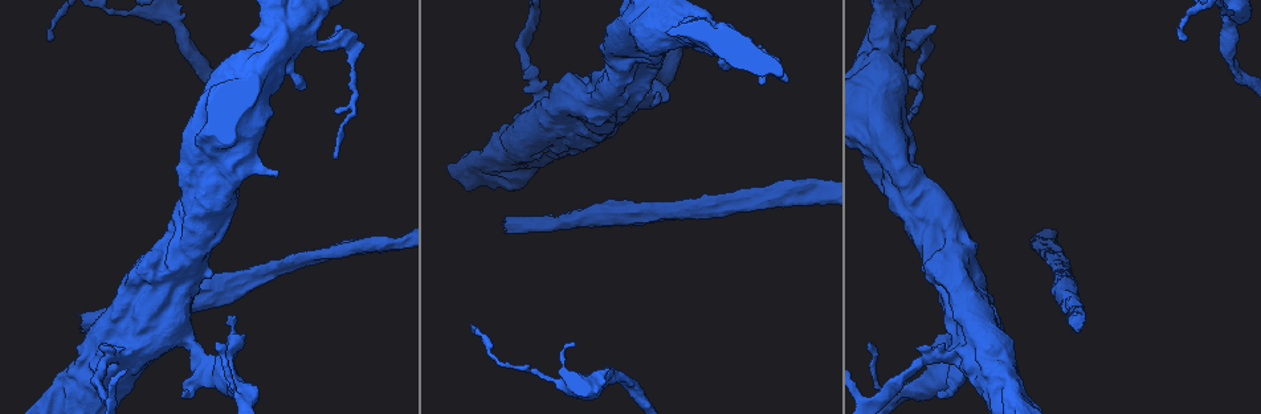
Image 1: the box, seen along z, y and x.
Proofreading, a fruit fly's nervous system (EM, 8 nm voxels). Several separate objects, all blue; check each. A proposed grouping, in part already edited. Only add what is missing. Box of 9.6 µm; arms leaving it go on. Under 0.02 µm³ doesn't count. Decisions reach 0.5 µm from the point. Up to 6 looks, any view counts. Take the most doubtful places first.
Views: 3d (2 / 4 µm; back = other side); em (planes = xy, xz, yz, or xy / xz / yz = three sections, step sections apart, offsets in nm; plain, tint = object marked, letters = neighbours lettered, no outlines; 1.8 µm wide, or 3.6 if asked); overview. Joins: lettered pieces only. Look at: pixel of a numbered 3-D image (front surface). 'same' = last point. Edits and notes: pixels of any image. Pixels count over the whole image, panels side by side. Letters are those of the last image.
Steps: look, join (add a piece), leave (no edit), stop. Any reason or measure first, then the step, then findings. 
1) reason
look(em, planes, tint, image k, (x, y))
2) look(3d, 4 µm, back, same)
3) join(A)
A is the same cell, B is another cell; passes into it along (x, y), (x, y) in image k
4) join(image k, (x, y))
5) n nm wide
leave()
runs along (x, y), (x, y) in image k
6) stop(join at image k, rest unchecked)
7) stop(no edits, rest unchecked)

an open end
look(em, planes, tint, image 1, (656, 91))

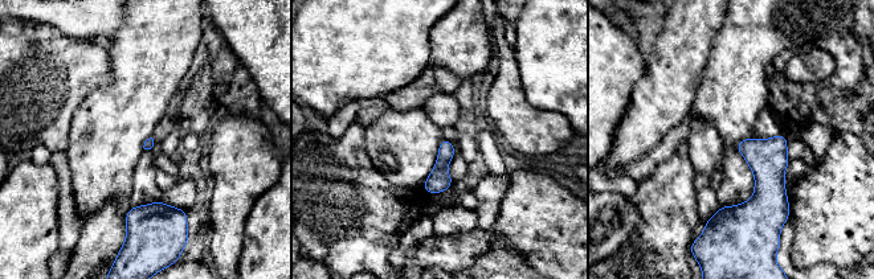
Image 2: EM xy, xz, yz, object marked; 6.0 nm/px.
what lies round it
look(em, planes, letters, same)

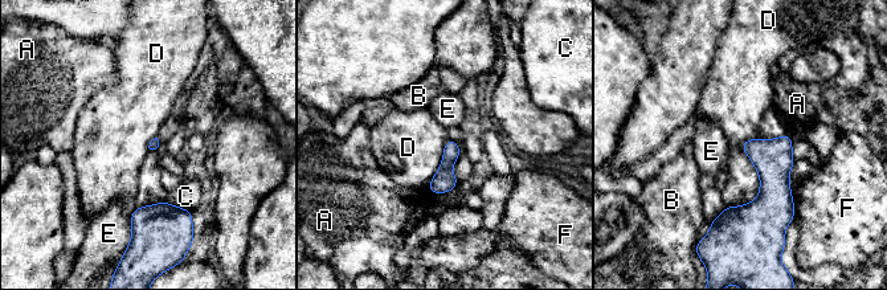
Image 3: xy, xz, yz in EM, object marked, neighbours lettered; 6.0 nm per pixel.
leave()
A, B, C, D, E and F are other cells; border along (449, 139), (426, 187) in image 3; none of them fits

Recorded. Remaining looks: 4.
thin end
look(3d, 4 µm, image 1, (476, 329))

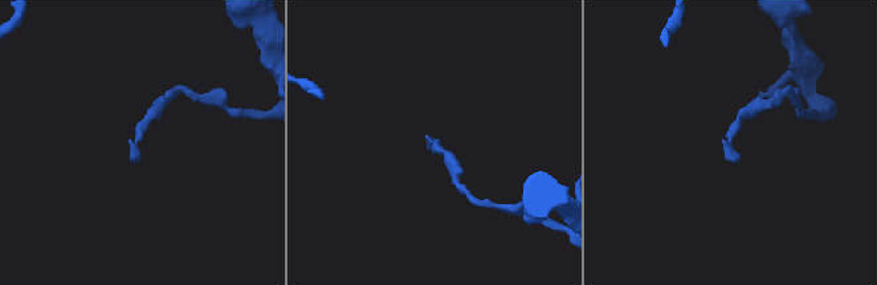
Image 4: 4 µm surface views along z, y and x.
now the EM
look(em, planes, letters, image 4, (732, 159))

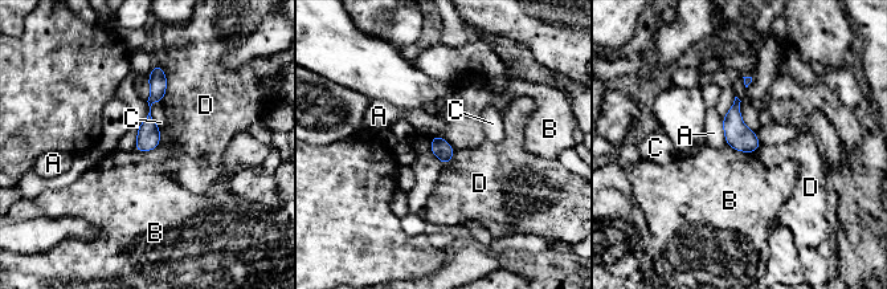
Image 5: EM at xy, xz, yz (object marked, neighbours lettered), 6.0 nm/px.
110 nm wide; D touches over 220 nm
leave()
A, B, C and D are other cells; none of them fits

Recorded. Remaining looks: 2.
branch stops here
look(em, 3.6 µm, planes, letters, image 1, (276, 177))

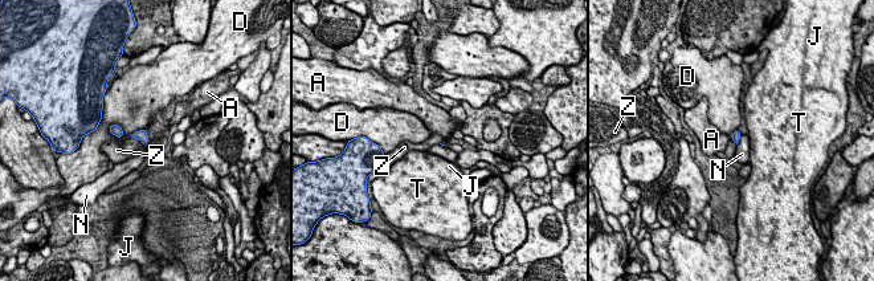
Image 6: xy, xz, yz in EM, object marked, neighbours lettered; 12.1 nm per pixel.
leave()
A, D, J, N, T and Z are other cells; border along (131, 137), (137, 137), (143, 143) in image 6; none of them fits

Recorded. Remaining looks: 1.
stop(no edits, rest unchecked)

